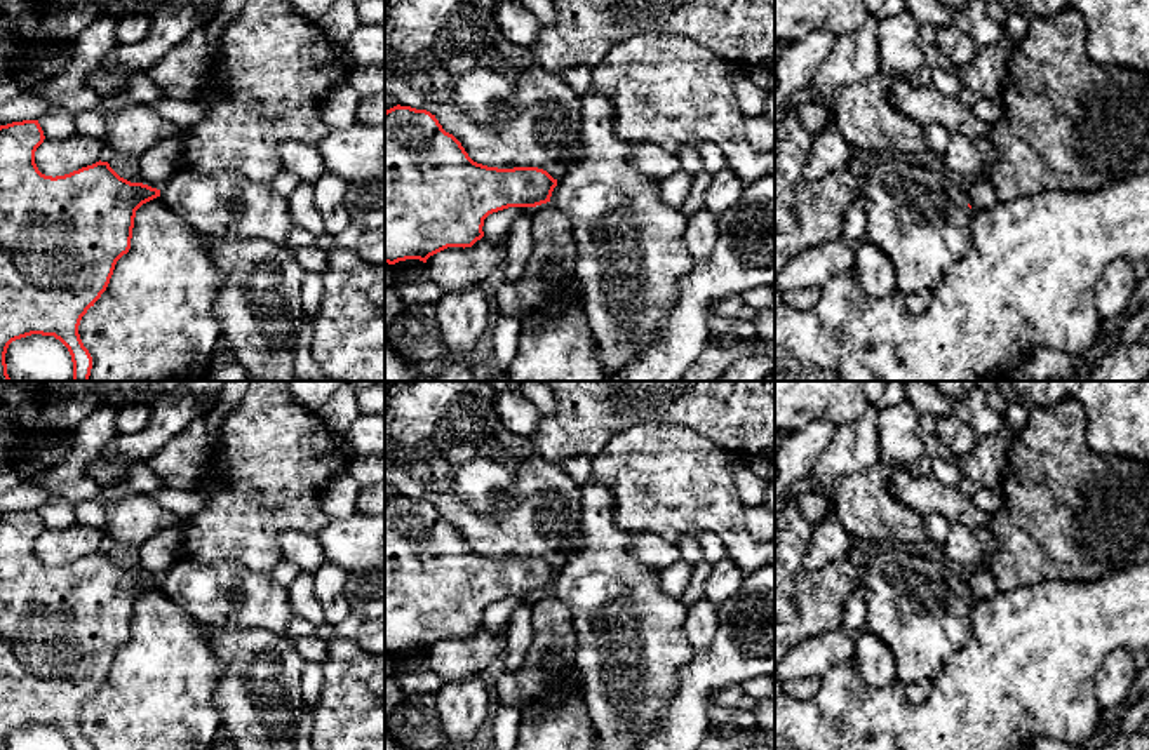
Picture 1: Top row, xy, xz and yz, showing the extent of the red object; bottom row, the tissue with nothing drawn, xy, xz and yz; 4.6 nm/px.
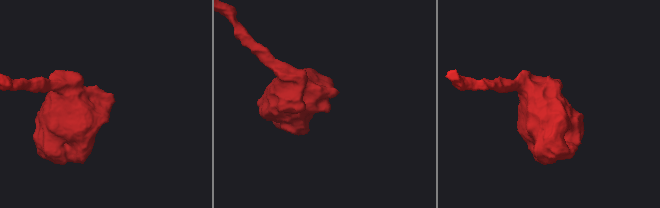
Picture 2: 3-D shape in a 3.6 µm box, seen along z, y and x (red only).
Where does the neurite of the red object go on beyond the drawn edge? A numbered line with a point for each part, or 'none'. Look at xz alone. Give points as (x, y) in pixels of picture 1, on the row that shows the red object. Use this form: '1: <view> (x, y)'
none

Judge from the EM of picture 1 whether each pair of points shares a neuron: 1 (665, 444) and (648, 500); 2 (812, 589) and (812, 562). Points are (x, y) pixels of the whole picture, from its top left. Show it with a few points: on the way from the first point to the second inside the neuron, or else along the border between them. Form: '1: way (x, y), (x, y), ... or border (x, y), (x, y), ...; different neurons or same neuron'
1: way (665, 458), (665, 481), (660, 486); same neuron
2: border (846, 554), (817, 569), (801, 568); different neurons

